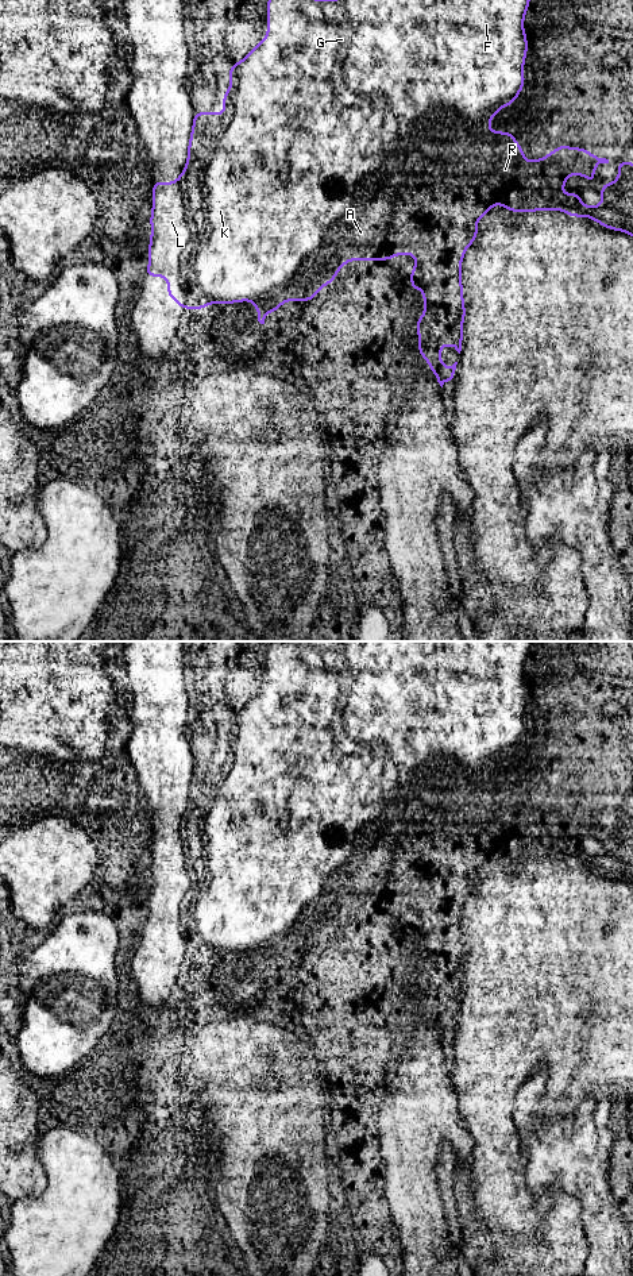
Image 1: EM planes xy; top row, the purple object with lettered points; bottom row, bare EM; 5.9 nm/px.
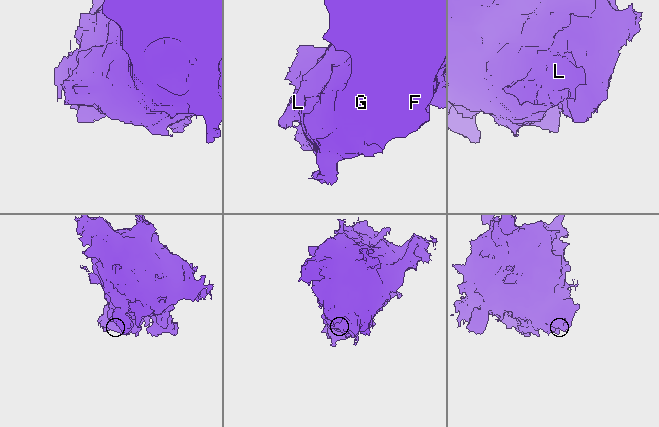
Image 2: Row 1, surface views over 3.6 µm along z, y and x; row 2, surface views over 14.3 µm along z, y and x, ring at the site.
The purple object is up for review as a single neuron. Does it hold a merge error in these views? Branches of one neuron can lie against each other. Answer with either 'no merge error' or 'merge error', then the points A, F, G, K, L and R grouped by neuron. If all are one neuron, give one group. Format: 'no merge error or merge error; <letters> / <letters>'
merge error; A F G K R / L

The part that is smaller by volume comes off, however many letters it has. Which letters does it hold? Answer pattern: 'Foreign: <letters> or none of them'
Foreign: L

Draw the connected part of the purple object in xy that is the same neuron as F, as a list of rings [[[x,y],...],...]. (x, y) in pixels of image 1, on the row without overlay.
[[[270,641],[267,683],[240,710],[229,713],[229,737],[223,743],[224,762],[193,760],[186,813],[181,820],[181,825],[186,826],[186,871],[192,875],[192,888],[181,898],[181,926],[186,929],[186,953],[182,959],[205,957],[209,952],[252,949],[258,969],[265,972],[266,963],[277,960],[286,949],[312,949],[350,909],[390,909],[395,903],[410,901],[417,909],[410,918],[410,938],[421,936],[424,947],[424,961],[416,971],[420,987],[417,998],[443,1036],[447,1029],[455,1030],[458,1010],[445,1015],[440,998],[451,992],[460,1002],[463,991],[463,905],[479,882],[478,868],[494,853],[501,852],[509,860],[521,861],[561,859],[570,866],[584,864],[605,876],[633,884],[633,812],[617,810],[618,826],[599,834],[599,853],[587,855],[579,840],[567,843],[560,839],[571,822],[582,824],[588,830],[598,829],[594,817],[609,812],[609,807],[598,806],[583,795],[560,793],[544,806],[526,809],[514,782],[489,776],[498,759],[512,753],[525,733],[528,686],[524,666],[530,644],[532,641],[343,641],[340,647],[312,647],[309,641]]]

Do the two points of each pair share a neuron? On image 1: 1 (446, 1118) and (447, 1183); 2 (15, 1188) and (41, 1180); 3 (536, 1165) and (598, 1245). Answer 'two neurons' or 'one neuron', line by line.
1: two neurons
2: one neuron
3: one neuron

